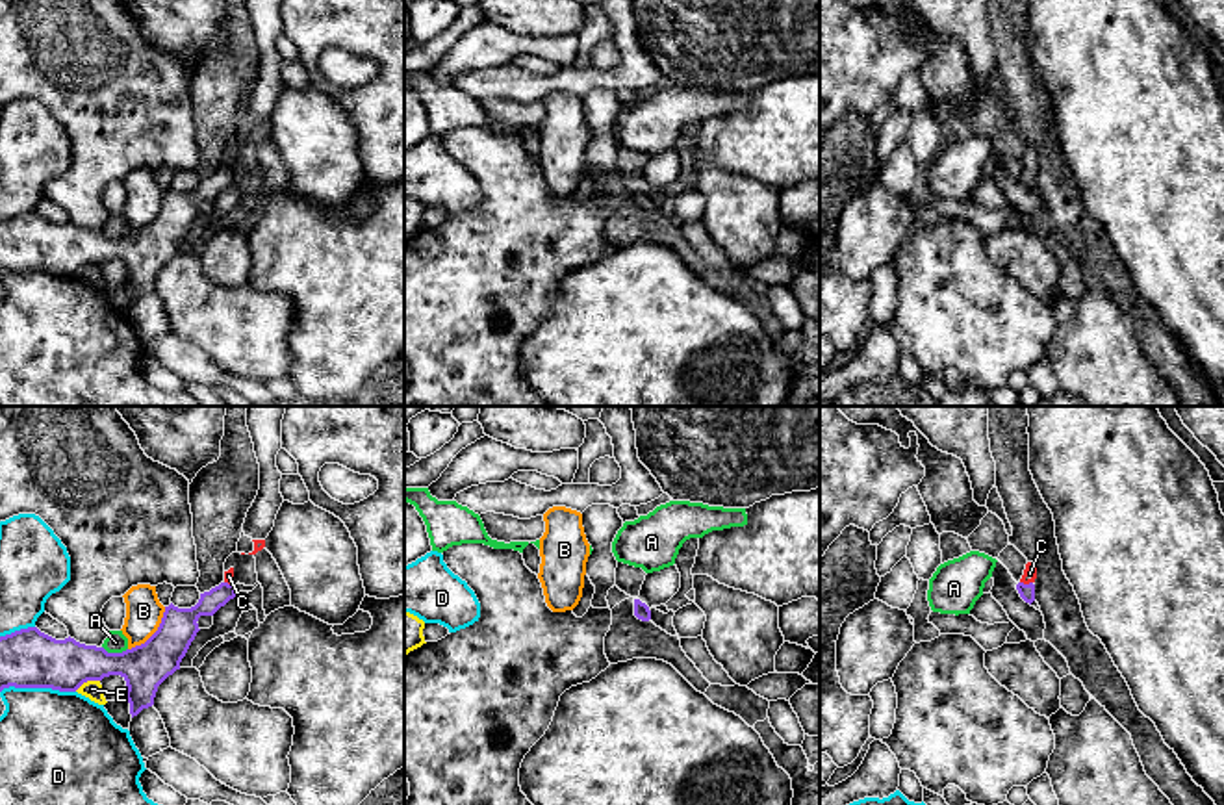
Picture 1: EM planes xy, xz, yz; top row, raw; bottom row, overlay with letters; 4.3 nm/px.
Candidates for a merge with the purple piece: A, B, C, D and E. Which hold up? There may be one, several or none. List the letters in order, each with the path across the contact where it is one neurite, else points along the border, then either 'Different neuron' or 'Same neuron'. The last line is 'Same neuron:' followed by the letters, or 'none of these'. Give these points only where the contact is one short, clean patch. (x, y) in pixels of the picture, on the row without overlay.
A: Different neuron
B: Boundary: xy (165, 191), (160, 210), (143, 227), (128, 234). Different neuron
C: Path across: yz (1026, 177), (1026, 169), (1030, 158). Same neuron
D: Different neuron
E: Different neuron
Same neuron: C

